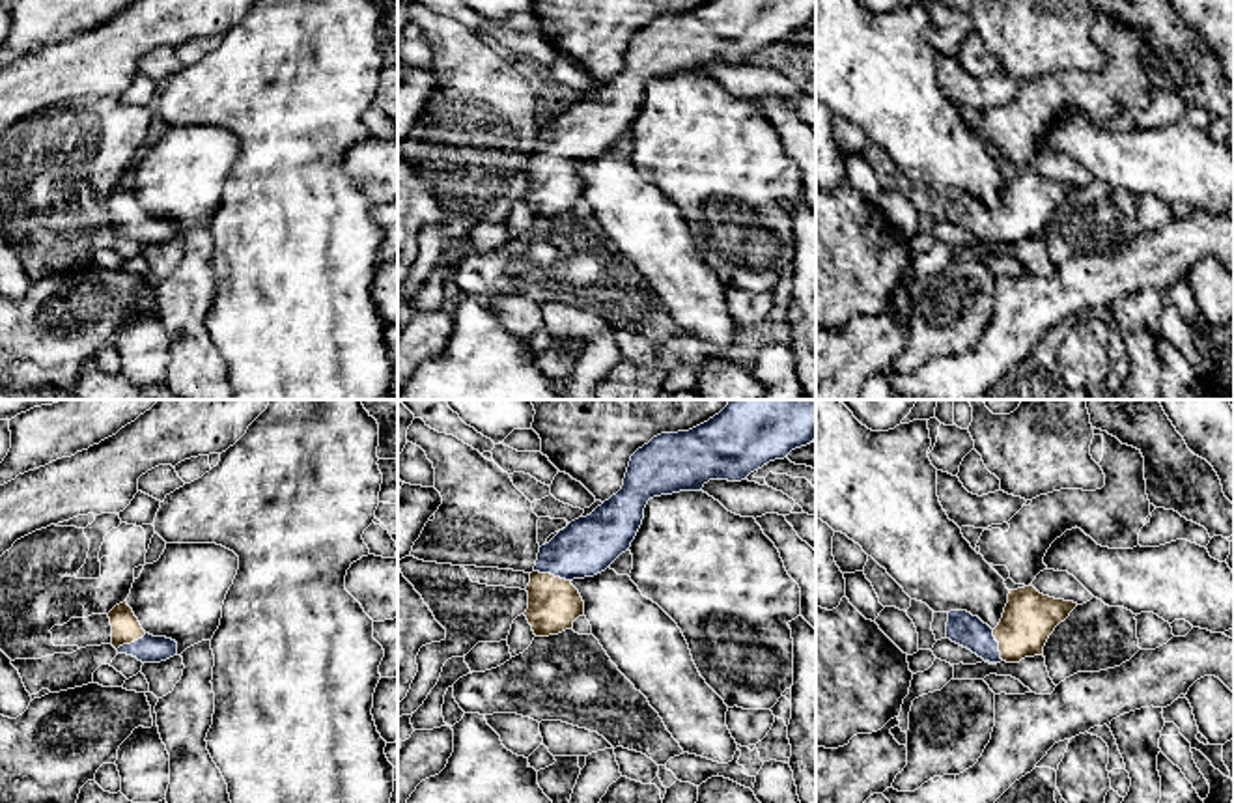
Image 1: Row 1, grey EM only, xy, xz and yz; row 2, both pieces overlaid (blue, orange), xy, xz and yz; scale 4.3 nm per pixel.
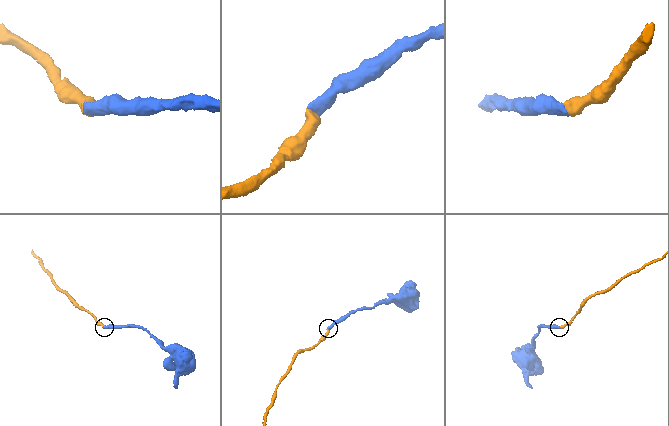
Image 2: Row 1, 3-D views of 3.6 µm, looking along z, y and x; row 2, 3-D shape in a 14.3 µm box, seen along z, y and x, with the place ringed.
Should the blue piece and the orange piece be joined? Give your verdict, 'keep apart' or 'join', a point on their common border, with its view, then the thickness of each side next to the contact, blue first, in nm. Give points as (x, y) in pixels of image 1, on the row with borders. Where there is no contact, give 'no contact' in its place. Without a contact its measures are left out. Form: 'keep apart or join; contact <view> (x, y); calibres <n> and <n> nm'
join; contact xz (553, 574); calibres 240 and 220 nm

